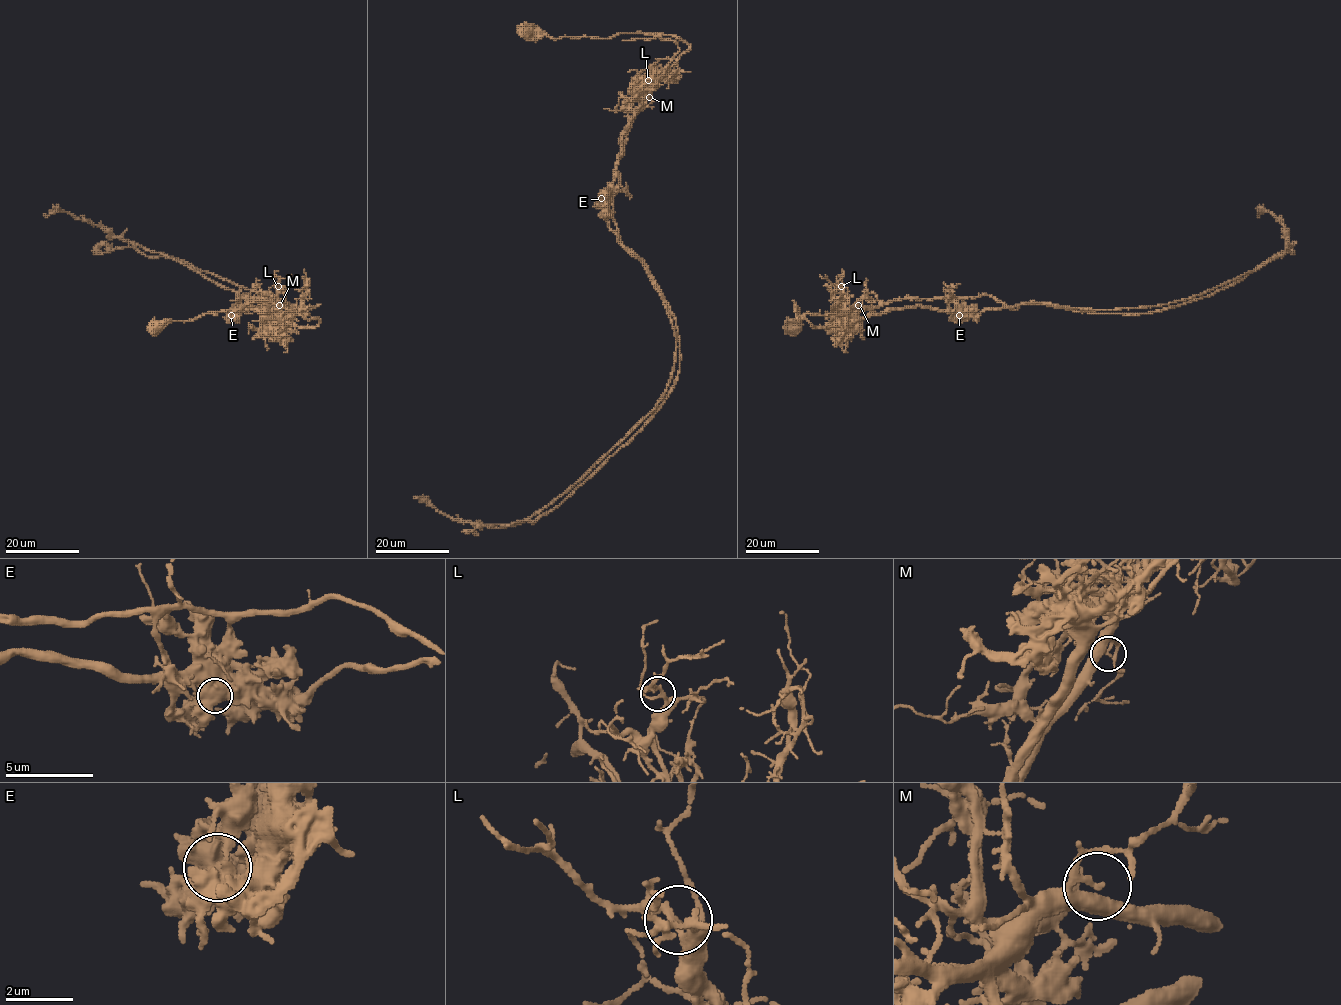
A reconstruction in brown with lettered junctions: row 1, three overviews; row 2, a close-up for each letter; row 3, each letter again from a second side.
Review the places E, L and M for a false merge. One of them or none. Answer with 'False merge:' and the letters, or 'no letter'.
False merge: E

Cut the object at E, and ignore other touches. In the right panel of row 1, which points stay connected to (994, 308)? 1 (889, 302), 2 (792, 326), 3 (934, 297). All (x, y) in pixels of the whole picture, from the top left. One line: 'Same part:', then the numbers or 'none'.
Same part: 2

